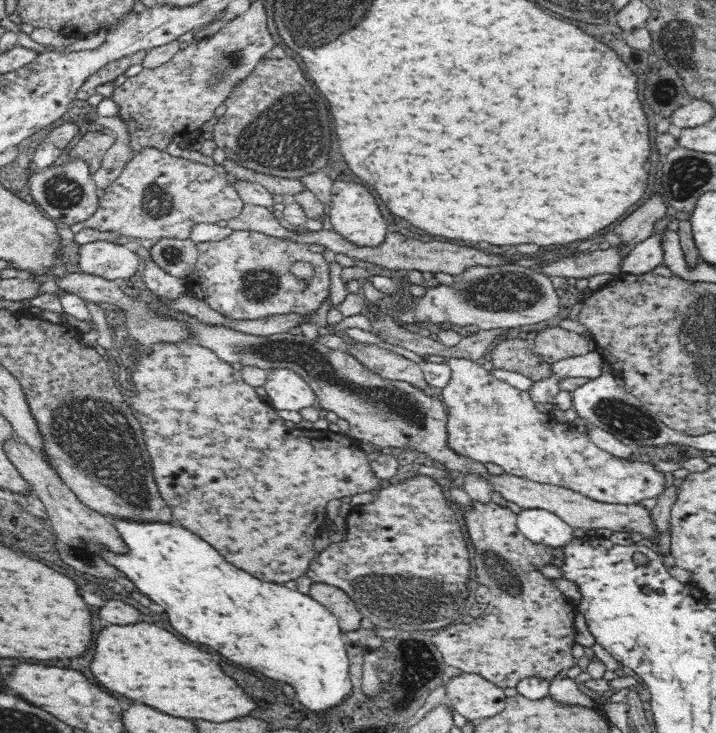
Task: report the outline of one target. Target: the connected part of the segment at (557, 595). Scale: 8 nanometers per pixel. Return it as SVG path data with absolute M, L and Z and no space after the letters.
M473 499L469 506L453 505L459 506L462 512L470 538L470 558L474 558L477 582L489 596L488 607L470 624L443 627L438 634L432 635L431 641L438 647L447 665L460 668L466 674L478 674L503 689L514 688L522 678L530 676L551 681L560 670L564 671L576 662L571 648L577 634L575 602L560 592L554 579L542 573L542 566L552 566L554 548L528 540L517 527L516 513L506 506L490 500L480 502Z

